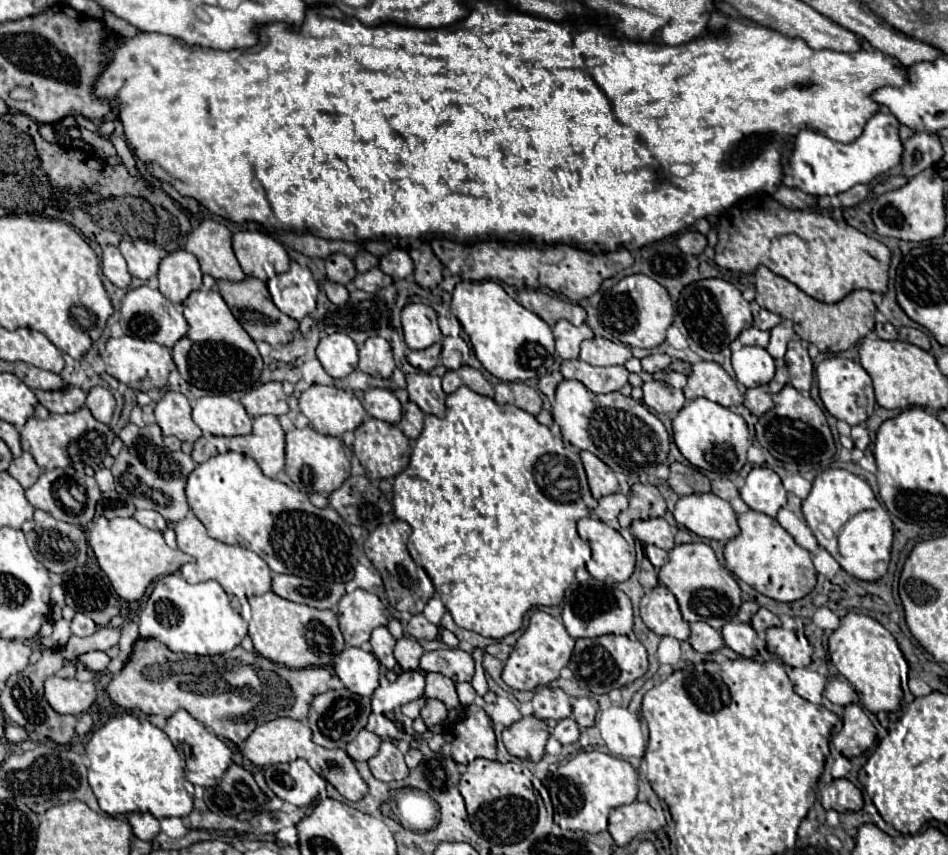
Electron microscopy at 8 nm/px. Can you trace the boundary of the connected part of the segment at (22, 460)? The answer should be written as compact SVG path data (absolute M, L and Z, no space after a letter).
M23 453L21 457L11 461L7 473L11 473L11 477L15 477L25 489L29 489L37 481L41 469L39 469L39 465L35 463L35 459L29 453Z

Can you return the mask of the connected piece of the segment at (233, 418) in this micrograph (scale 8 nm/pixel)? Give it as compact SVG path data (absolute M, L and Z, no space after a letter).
M207 395L193 401L193 421L209 435L251 433L251 417L245 407L229 395Z

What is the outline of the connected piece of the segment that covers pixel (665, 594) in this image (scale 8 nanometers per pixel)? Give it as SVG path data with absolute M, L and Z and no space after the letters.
M657 585L655 589L651 589L649 593L645 593L641 597L641 619L653 633L659 633L659 637L669 635L669 637L675 637L679 641L689 639L689 623L683 621L679 607L677 607L677 601L675 601L675 595L665 585Z

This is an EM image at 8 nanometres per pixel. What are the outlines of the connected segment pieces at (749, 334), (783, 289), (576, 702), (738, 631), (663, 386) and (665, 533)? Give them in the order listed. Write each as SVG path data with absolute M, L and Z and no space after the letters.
M749 327L743 329L743 333L739 335L739 341L743 345L759 345L759 347L767 347L769 343L769 331L761 331L757 327Z
M765 265L757 267L755 288L755 301L759 307L769 309L769 311L773 311L773 313L777 313L785 319L791 319L795 323L795 333L801 339L817 345L819 351L823 351L823 353L833 353L835 355L839 351L851 349L857 341L867 337L867 333L875 325L877 307L873 305L871 291L851 291L841 301L837 301L833 305L827 305L827 303L821 303L821 301L805 295L799 287L789 283L785 277L775 275Z
M591 697L573 699L571 707L573 707L573 715L571 717L577 721L577 725L581 725L581 727L593 725L595 715L597 715L597 709L599 709L599 705L597 705L595 699L591 699Z
M729 621L727 625L723 625L723 641L729 649L733 649L735 653L739 653L745 658L753 659L760 655L755 647L757 633L749 623Z
M651 381L643 385L643 403L657 413L675 415L683 405L685 397L681 391L669 387L665 381Z
M663 517L647 519L647 521L633 521L631 533L641 543L651 543L651 545L657 545L657 547L661 547L665 551L675 547L675 541L673 541L675 529Z

